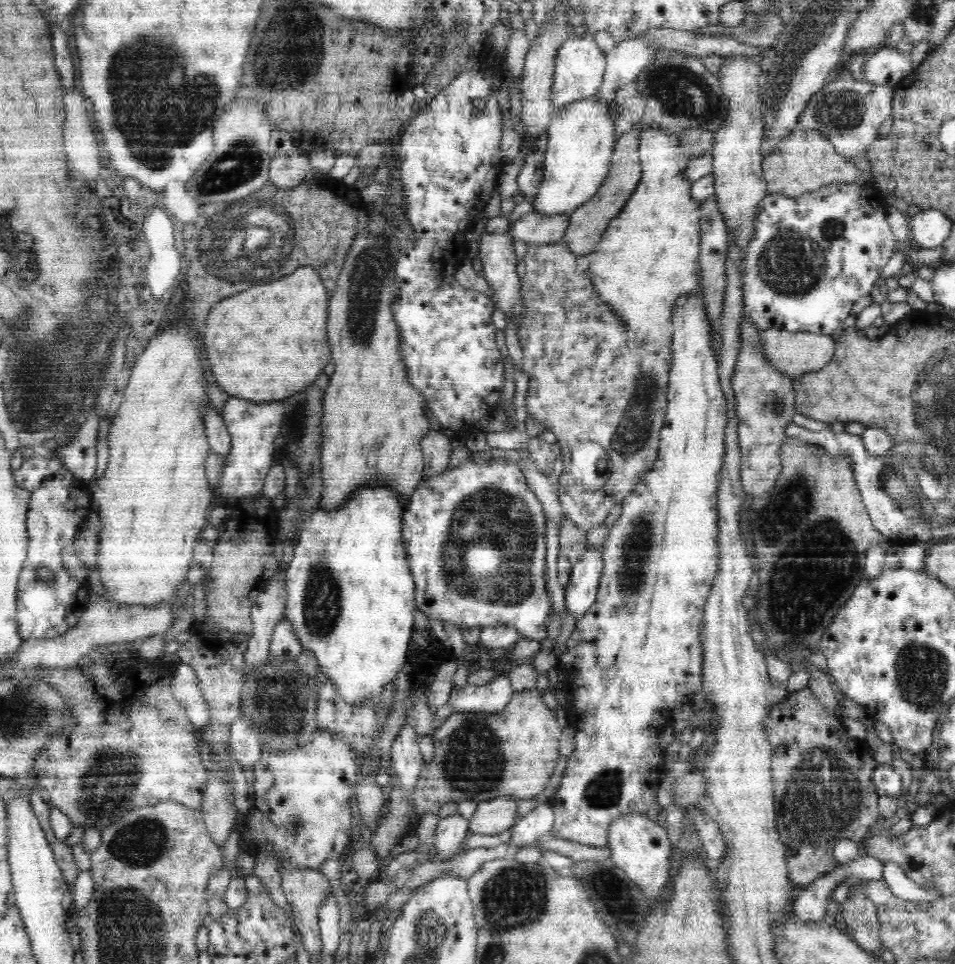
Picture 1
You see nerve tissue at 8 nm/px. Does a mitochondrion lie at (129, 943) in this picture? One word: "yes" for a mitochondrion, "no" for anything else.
yes

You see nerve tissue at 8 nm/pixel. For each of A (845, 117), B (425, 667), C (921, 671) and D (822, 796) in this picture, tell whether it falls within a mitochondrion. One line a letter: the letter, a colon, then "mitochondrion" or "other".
A: mitochondrion
B: other
C: mitochondrion
D: mitochondrion

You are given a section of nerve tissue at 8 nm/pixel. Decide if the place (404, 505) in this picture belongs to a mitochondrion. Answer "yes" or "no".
no

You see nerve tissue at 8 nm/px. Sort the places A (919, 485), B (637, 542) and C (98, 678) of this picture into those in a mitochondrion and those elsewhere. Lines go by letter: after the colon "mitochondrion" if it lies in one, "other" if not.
A: mitochondrion
B: mitochondrion
C: other

